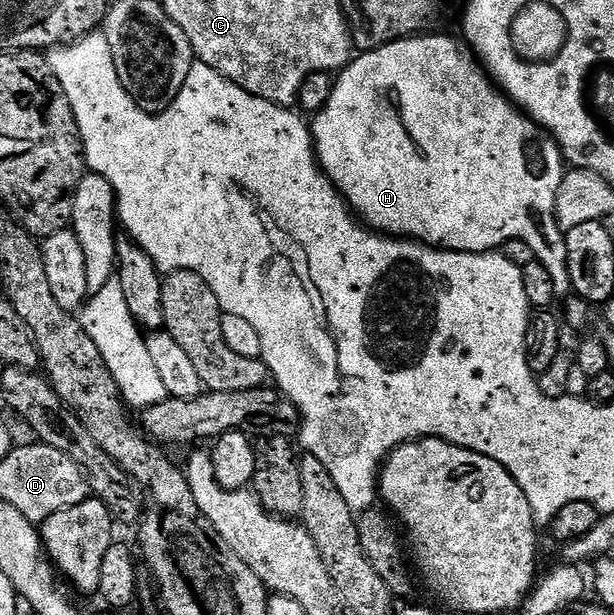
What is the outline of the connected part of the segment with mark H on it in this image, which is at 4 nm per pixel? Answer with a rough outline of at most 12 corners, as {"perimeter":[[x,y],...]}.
{"perimeter":[[464,45],[359,52],[313,114],[365,228],[524,240],[571,296],[553,139]]}

